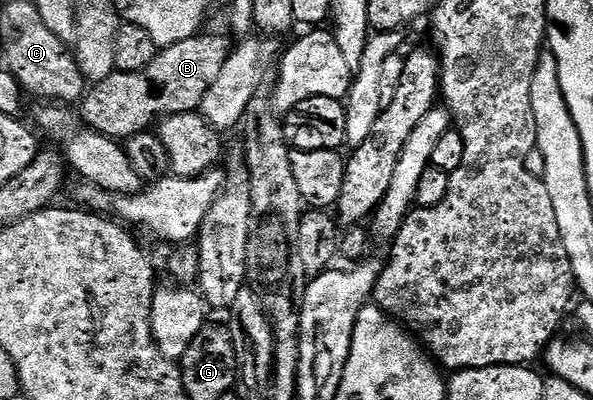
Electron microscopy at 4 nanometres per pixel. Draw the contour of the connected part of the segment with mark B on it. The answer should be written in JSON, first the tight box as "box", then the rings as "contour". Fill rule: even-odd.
{"box":[82,32,233,140],"contour":[[[200,32],[189,40],[181,40],[172,46],[162,47],[153,64],[149,64],[149,68],[141,68],[141,72],[116,70],[115,73],[105,76],[105,80],[94,83],[83,96],[82,125],[86,129],[104,134],[106,138],[126,140],[138,134],[148,133],[156,123],[169,116],[196,113],[203,105],[205,92],[209,92],[209,88],[213,88],[214,82],[217,81],[217,76],[221,76],[221,68],[233,49],[232,39],[226,33],[223,33],[224,35],[207,33]]]}

